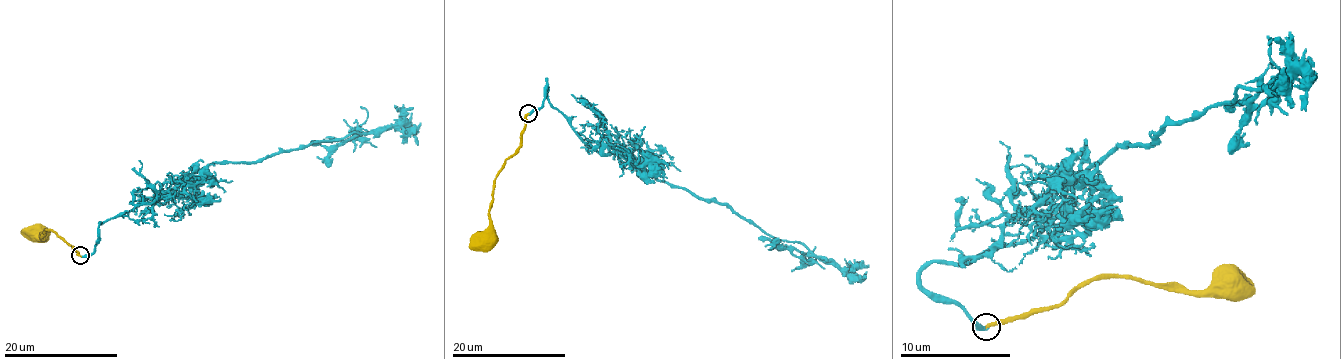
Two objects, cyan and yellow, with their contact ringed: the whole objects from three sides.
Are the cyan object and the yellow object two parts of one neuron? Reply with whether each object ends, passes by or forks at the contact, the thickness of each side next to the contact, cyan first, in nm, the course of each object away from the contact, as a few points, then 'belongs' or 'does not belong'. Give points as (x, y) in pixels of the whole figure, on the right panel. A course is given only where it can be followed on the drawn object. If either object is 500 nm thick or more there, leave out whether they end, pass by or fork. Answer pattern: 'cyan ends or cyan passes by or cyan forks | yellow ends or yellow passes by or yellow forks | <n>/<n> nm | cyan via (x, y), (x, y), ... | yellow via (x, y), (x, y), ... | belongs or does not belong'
cyan ends | yellow ends | 320/260 nm | cyan via (986, 326), (934, 298), (920, 273), (1031, 240), (1117, 146), (1147, 146), (1238, 88), (1296, 74), (1302, 110) | yellow via (986, 326), (1053, 309), (1078, 284), (1108, 276), (1188, 290), (1205, 290), (1222, 273), (1227, 282) | belongs

